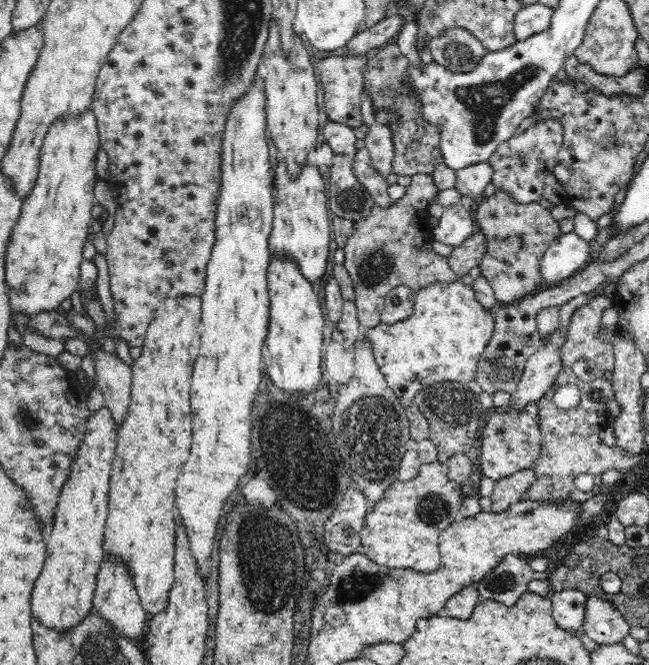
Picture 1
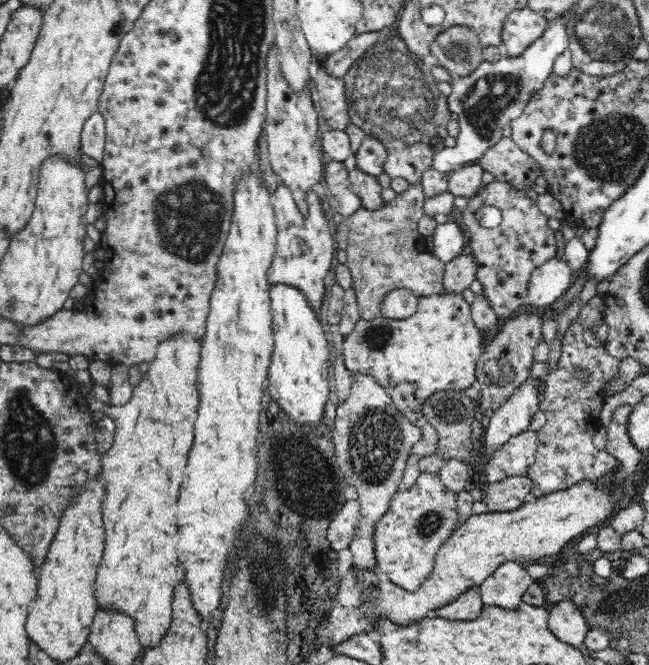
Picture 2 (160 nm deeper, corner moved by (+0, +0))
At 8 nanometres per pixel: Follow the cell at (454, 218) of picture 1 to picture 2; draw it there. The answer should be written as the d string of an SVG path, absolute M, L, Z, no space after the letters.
M450 216L448 222L438 224L431 236L434 243L433 255L445 263L462 254L466 246L466 233L454 216Z

